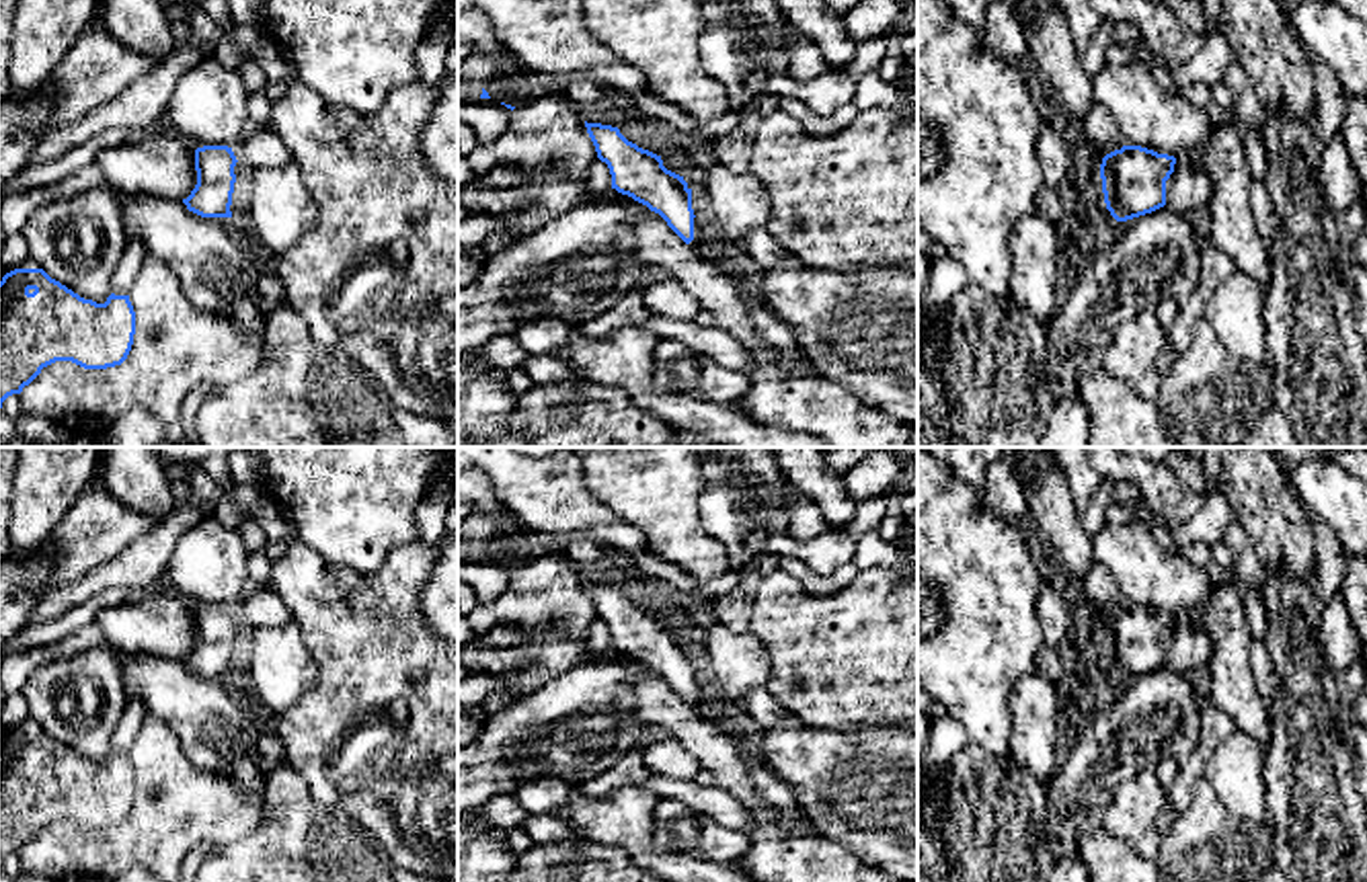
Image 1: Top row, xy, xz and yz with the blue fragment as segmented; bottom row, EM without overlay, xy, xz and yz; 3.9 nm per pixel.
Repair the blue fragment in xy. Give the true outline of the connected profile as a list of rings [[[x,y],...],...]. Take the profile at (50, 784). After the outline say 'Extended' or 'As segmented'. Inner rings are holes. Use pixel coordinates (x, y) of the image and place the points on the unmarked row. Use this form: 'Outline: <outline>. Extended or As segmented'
Outline: [[[14,728],[6,732],[0,740],[0,868],[8,855],[21,853],[43,827],[55,820],[72,820],[84,829],[121,825],[131,810],[133,794],[135,771],[129,755],[111,753],[105,763],[96,763],[51,738],[43,728]]]. As segmented

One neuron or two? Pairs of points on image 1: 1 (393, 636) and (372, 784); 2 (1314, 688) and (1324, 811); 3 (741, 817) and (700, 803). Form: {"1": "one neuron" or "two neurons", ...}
{"1": "one neuron", "2": "one neuron", "3": "one neuron"}

